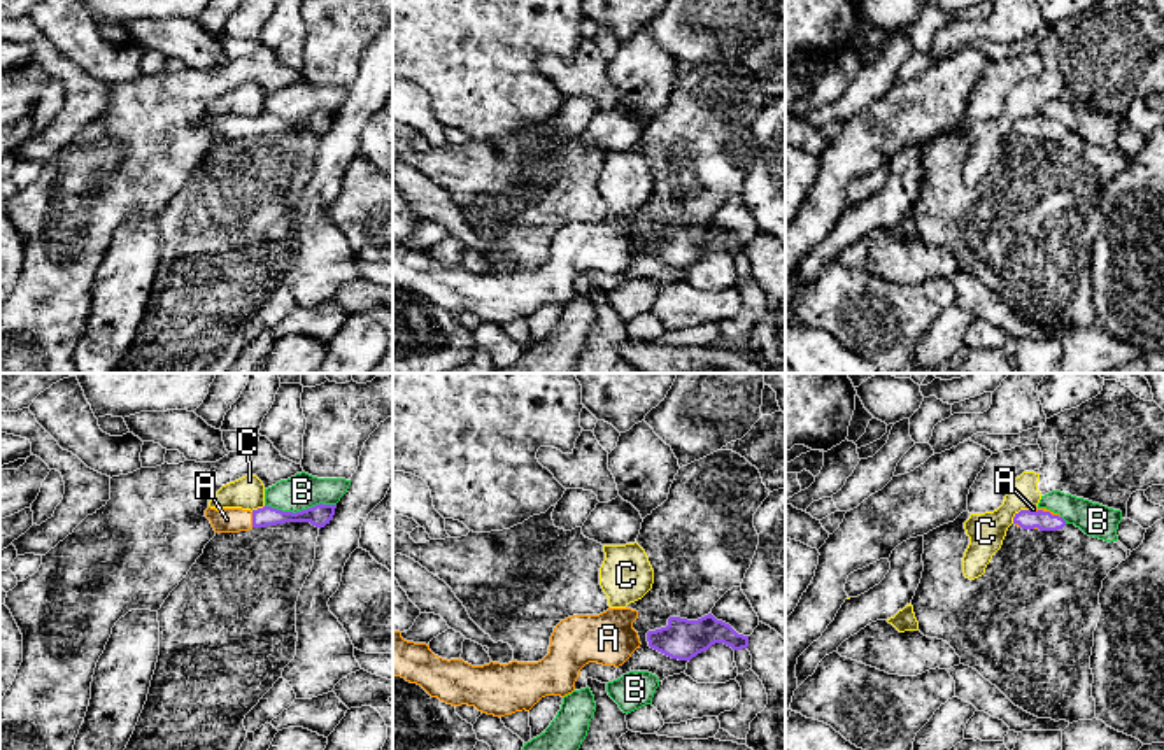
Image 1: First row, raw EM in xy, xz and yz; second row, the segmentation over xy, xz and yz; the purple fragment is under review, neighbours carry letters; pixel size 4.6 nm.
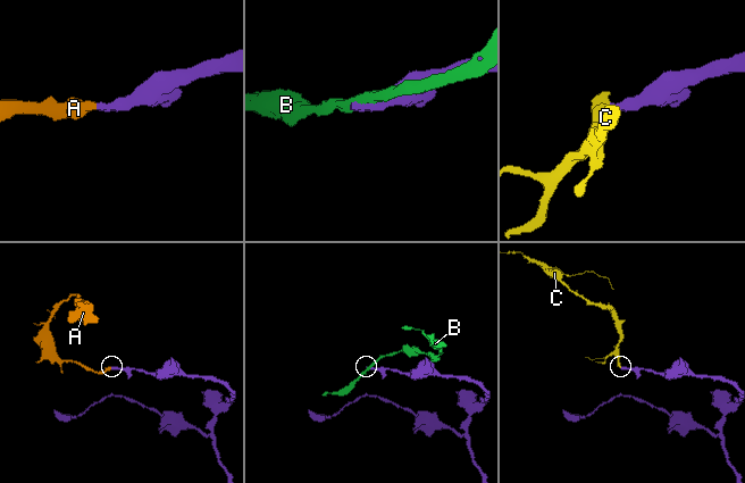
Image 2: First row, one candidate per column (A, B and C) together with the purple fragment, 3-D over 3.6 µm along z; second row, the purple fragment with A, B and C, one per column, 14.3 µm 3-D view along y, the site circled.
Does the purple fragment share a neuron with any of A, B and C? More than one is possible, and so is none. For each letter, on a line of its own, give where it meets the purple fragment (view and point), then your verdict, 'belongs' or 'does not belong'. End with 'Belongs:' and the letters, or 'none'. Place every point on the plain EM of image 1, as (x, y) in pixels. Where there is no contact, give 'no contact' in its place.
A: xy (253, 127) | belongs
B: xy (300, 120) | does not belong
C: yz (1019, 120) | does not belong
Belongs: A

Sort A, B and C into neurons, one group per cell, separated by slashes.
A / B / C

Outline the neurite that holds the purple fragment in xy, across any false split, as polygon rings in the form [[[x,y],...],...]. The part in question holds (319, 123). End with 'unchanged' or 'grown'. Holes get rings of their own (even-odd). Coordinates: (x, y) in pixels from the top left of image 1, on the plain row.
[[[316,112],[302,119],[282,119],[272,114],[263,114],[258,117],[242,116],[207,116],[205,124],[210,128],[216,140],[238,140],[249,138],[252,135],[266,135],[286,130],[310,130],[316,135],[324,135],[335,123],[337,112]]]; grown

